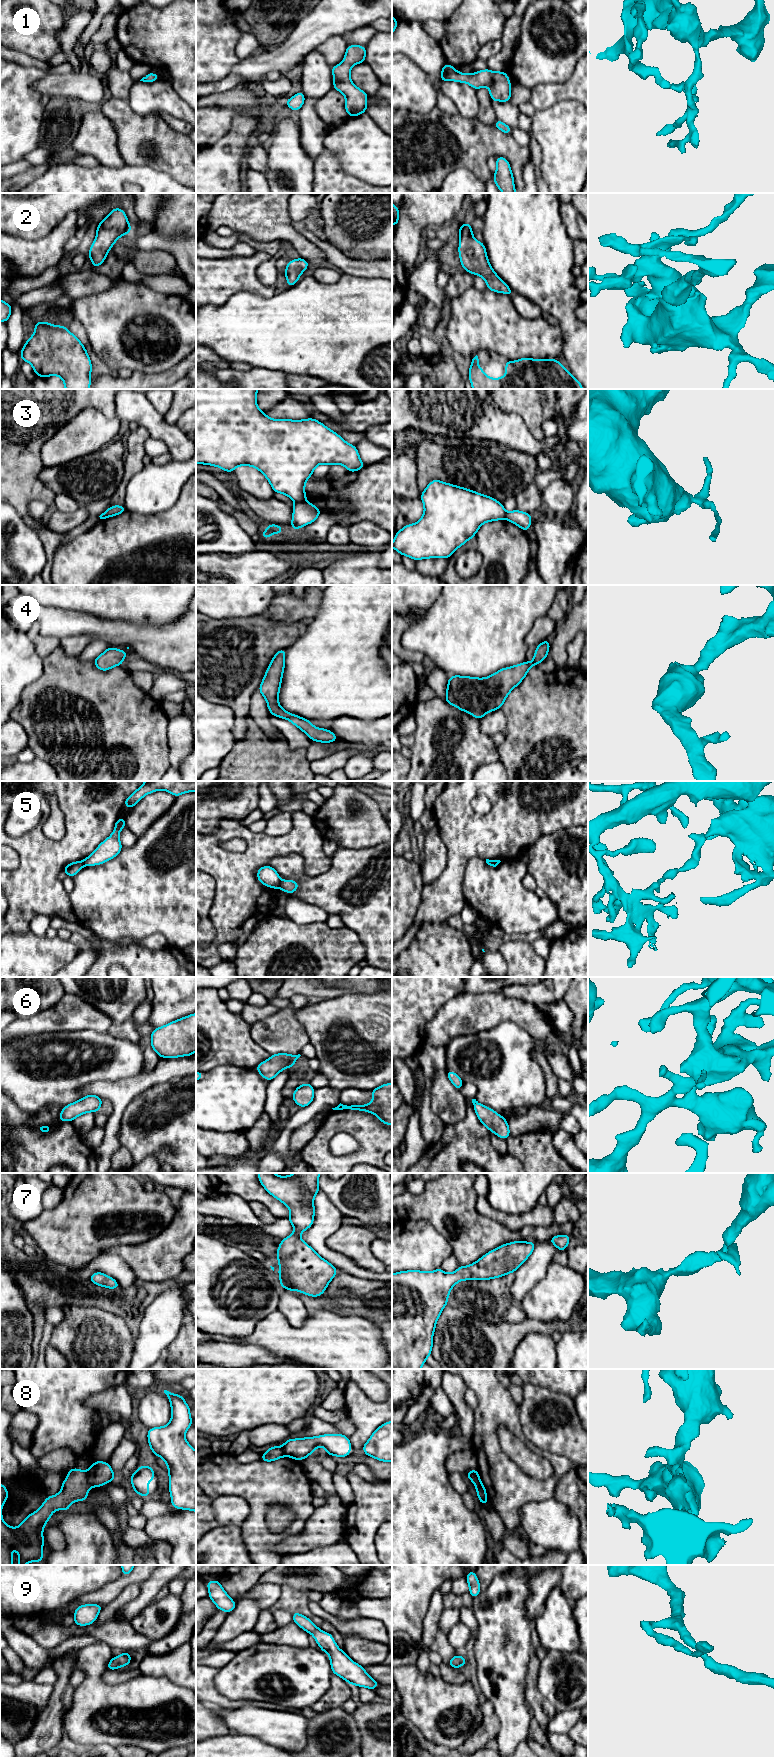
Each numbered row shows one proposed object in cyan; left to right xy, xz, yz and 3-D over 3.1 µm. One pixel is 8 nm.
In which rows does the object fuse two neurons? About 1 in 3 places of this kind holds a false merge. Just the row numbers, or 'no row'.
3, 5, 8

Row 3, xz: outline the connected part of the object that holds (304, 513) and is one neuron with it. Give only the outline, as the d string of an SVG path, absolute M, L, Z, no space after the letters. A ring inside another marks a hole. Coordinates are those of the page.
M307 501L296 503L292 507L292 509L293 509L291 521L292 530L300 529L305 525L315 522L315 520L322 513L319 508L317 508L315 505Z

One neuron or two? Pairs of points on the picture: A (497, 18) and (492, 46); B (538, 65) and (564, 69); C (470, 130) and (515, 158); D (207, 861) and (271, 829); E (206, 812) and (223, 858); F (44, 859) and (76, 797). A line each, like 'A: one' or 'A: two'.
A: two
B: one
C: one
D: two
E: two
F: one

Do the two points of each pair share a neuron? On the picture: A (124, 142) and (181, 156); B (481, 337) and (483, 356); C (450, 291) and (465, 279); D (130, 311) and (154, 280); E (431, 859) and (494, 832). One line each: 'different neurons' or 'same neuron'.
A: same neuron
B: different neurons
C: same neuron
D: different neurons
E: different neurons

